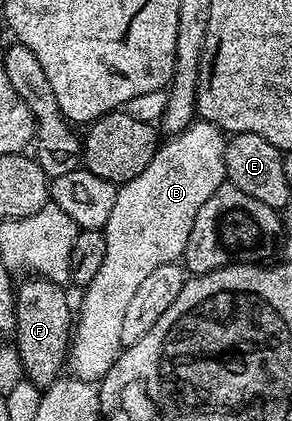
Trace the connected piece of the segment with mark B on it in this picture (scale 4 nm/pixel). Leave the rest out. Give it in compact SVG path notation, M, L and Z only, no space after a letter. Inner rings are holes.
M193 122L184 132L174 133L168 142L160 143L153 154L153 162L137 174L128 184L122 185L115 193L113 214L102 229L105 238L105 262L101 262L101 271L93 277L93 282L82 289L83 301L77 304L77 319L73 324L73 335L69 343L69 372L72 377L90 382L102 381L119 356L121 342L121 322L125 318L125 309L133 298L133 293L157 270L157 266L176 263L182 257L189 242L189 230L193 230L193 218L197 210L209 202L209 198L226 181L225 136L215 124Z

